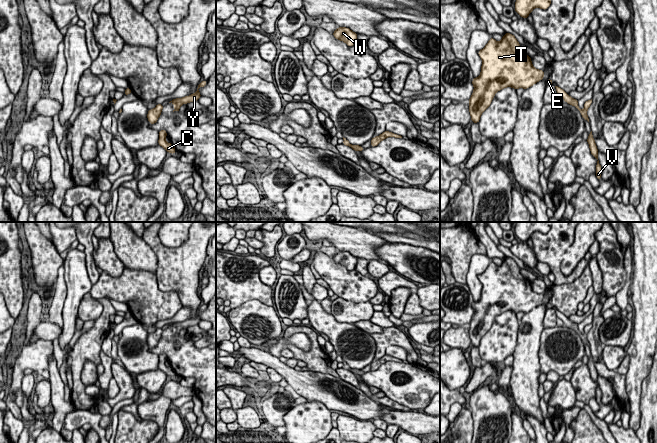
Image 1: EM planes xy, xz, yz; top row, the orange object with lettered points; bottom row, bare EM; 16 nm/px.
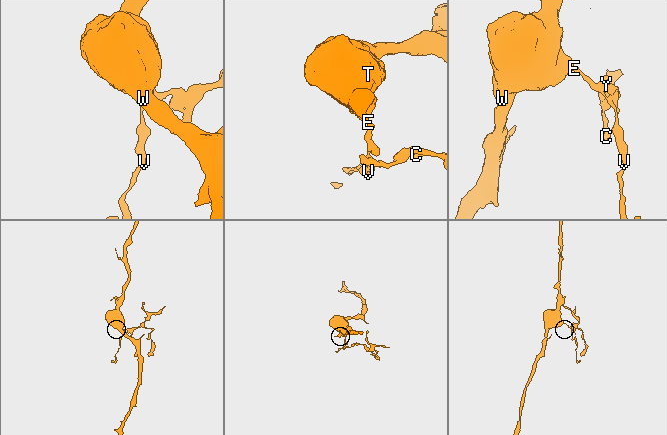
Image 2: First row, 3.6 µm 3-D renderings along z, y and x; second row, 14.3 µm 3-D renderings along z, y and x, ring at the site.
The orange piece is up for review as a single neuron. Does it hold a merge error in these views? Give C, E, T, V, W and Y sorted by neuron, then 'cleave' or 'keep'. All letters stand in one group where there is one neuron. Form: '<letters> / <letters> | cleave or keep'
C E T V W Y | keep

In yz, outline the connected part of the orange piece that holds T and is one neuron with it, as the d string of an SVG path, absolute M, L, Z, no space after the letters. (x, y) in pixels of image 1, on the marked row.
M505 33L500 42L491 37L478 55L482 59L481 73L472 80L474 90L468 101L471 121L474 123L479 123L481 114L488 109L496 92L506 87L525 90L544 78L544 71L533 67L530 56L521 50L519 42L510 33Z

